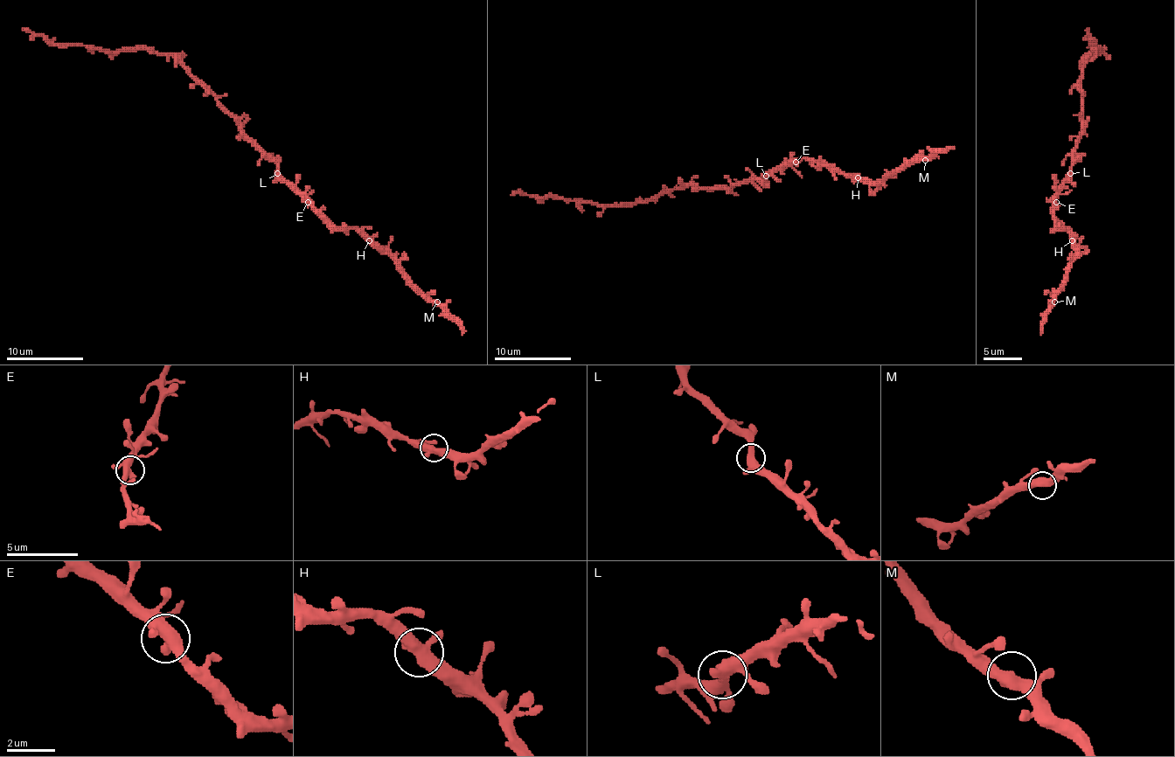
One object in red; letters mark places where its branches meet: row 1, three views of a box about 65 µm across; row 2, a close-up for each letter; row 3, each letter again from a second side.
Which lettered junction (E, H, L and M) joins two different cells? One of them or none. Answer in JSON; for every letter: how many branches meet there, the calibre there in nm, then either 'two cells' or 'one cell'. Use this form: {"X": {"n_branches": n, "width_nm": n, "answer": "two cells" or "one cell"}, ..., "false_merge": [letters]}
{"E": {"n_branches": 3, "width_nm": 420, "answer": "one cell"}, "H": {"n_branches": 2, "width_nm": 500, "answer": "one cell"}, "L": {"n_branches": 2, "width_nm": 500, "answer": "one cell"}, "M": {"n_branches": 2, "width_nm": 500, "answer": "one cell"}, "false_merge": []}

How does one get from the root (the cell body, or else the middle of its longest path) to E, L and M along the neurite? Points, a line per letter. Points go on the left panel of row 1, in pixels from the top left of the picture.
E: (263, 151), (277, 165), (277, 170), (308, 202)
L: (263, 151), (277, 165), (277, 173)
M: (263, 151), (277, 165), (277, 170), (333, 225), (352, 226), (365, 232), (413, 285), (437, 302)

